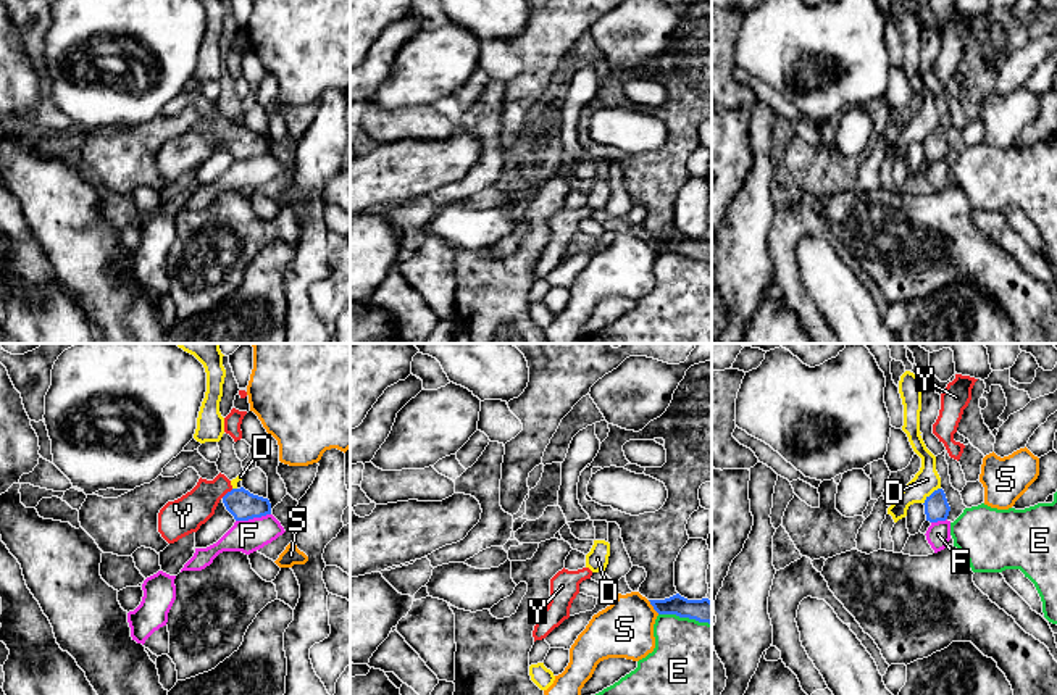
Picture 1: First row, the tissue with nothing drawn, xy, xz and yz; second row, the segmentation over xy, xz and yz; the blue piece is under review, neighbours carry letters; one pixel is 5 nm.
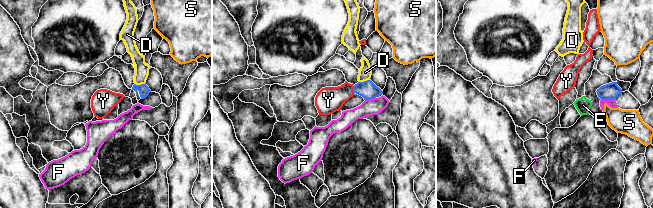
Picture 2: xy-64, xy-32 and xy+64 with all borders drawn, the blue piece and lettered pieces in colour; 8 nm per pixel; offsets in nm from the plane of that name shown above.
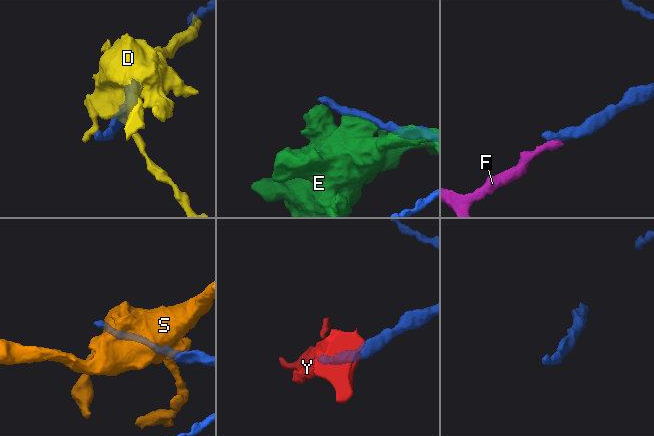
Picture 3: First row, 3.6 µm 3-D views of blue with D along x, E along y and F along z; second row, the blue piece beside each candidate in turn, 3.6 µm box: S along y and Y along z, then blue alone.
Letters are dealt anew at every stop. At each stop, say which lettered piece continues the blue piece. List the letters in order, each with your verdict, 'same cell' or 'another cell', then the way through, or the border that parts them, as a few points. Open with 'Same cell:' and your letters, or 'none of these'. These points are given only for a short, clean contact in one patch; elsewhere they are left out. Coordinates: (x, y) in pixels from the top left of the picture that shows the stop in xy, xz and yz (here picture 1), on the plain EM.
Same cell: Y
D: another cell; border yz (940, 126), (923, 142)
E: another cell
F: another cell; border xy (270, 152), (260, 157), (236, 160)
S: another cell
Y: same cell; way xy (241, 142), (228, 131), (210, 131), (186, 153)

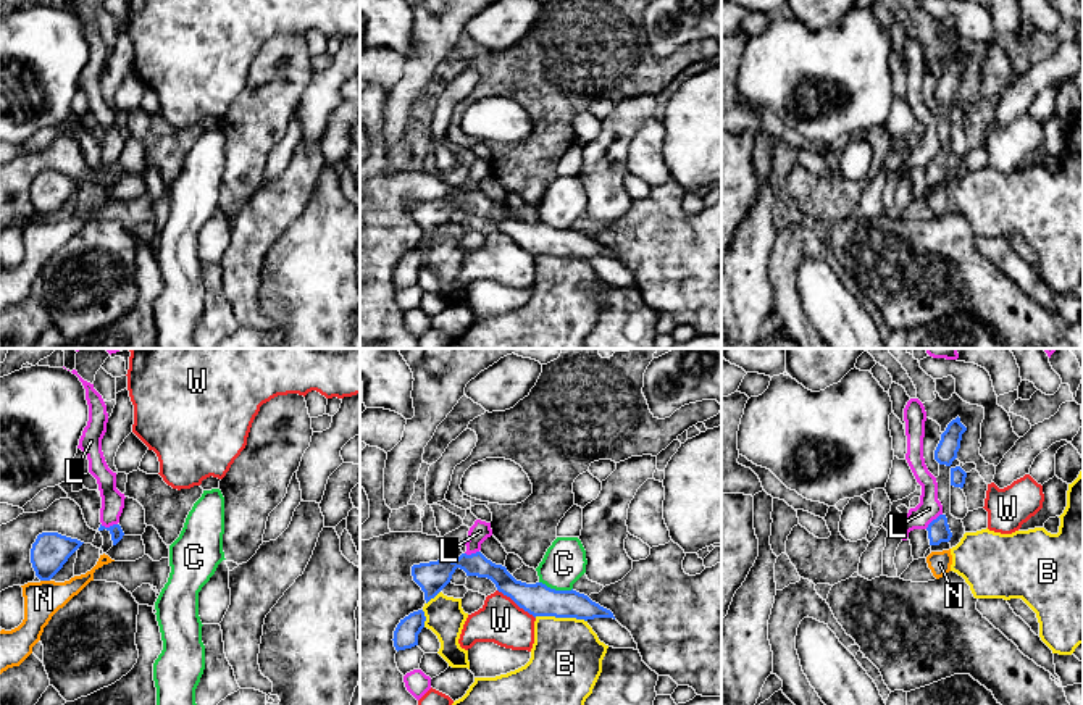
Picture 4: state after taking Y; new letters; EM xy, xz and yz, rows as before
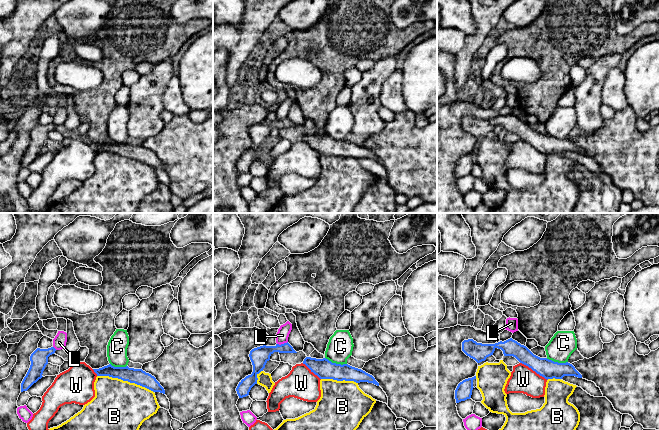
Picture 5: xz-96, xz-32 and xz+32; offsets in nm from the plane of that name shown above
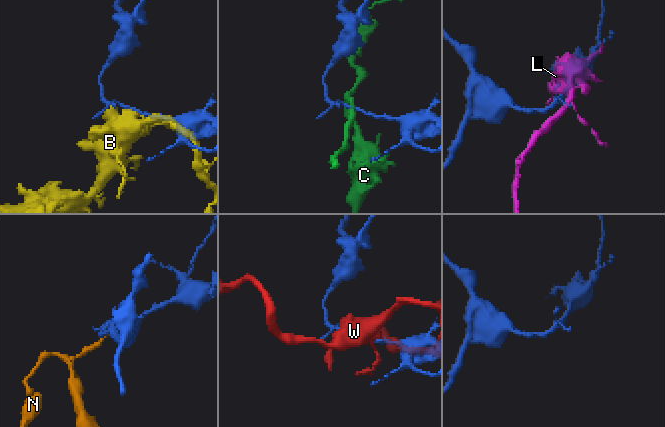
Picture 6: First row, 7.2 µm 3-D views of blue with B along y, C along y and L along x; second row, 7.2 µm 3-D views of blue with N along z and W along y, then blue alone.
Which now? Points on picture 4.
Same cell: none of these
B: another cell
C: another cell; border xz (539, 220), (556, 228), (572, 228)
L: another cell; border yz (941, 152), (925, 166)
N: another cell; border xy (41, 218), (49, 220)
W: another cell

